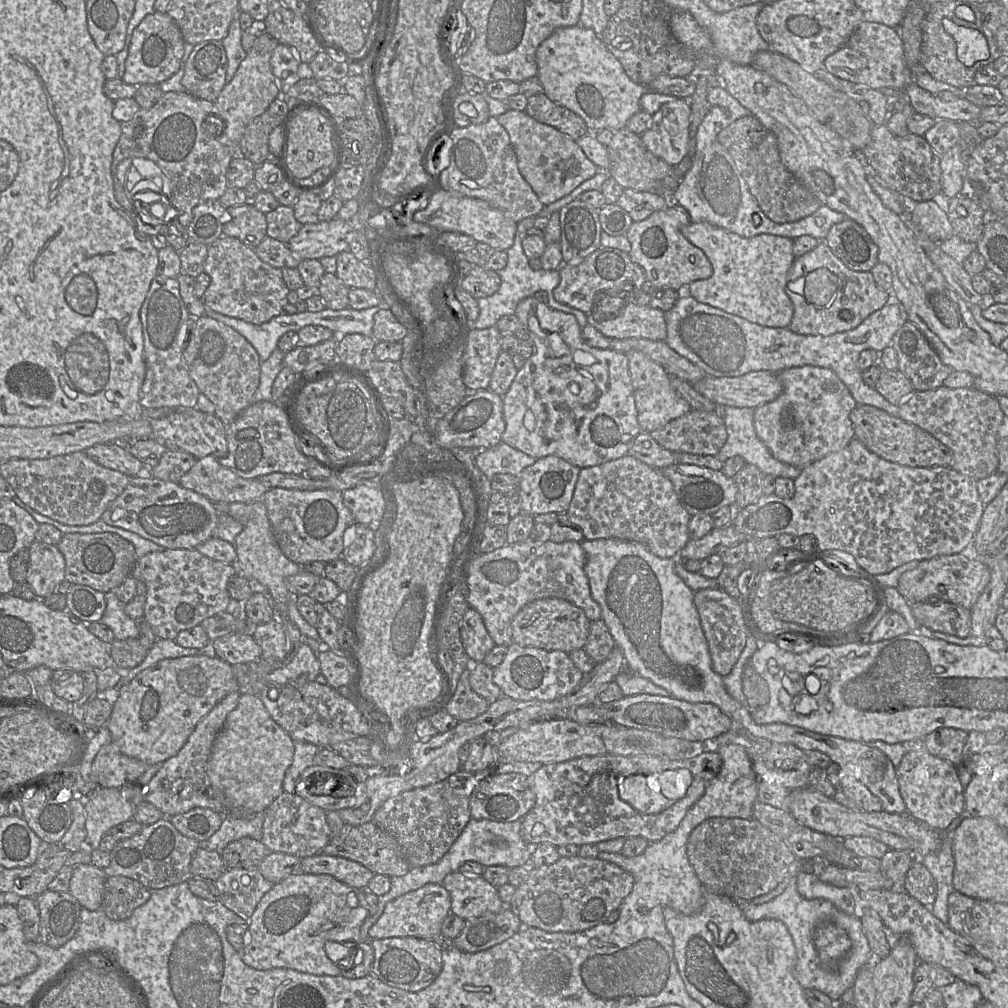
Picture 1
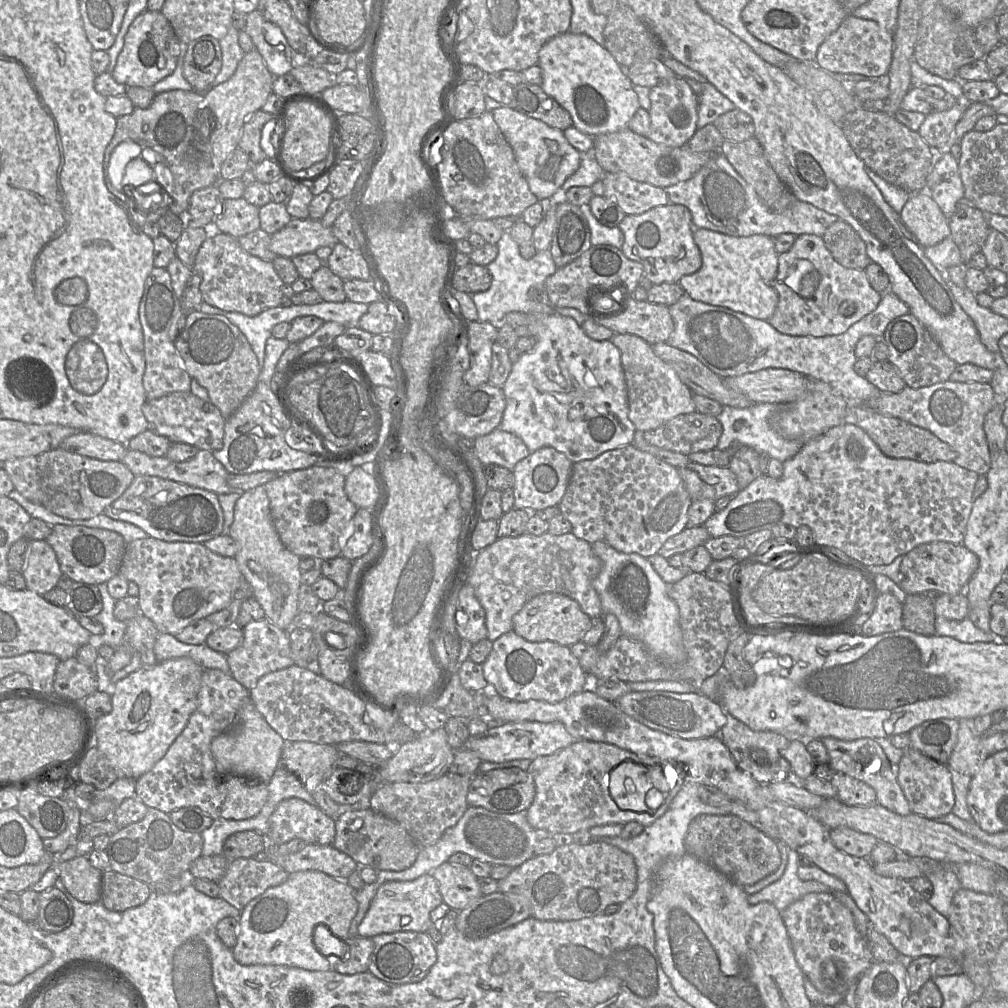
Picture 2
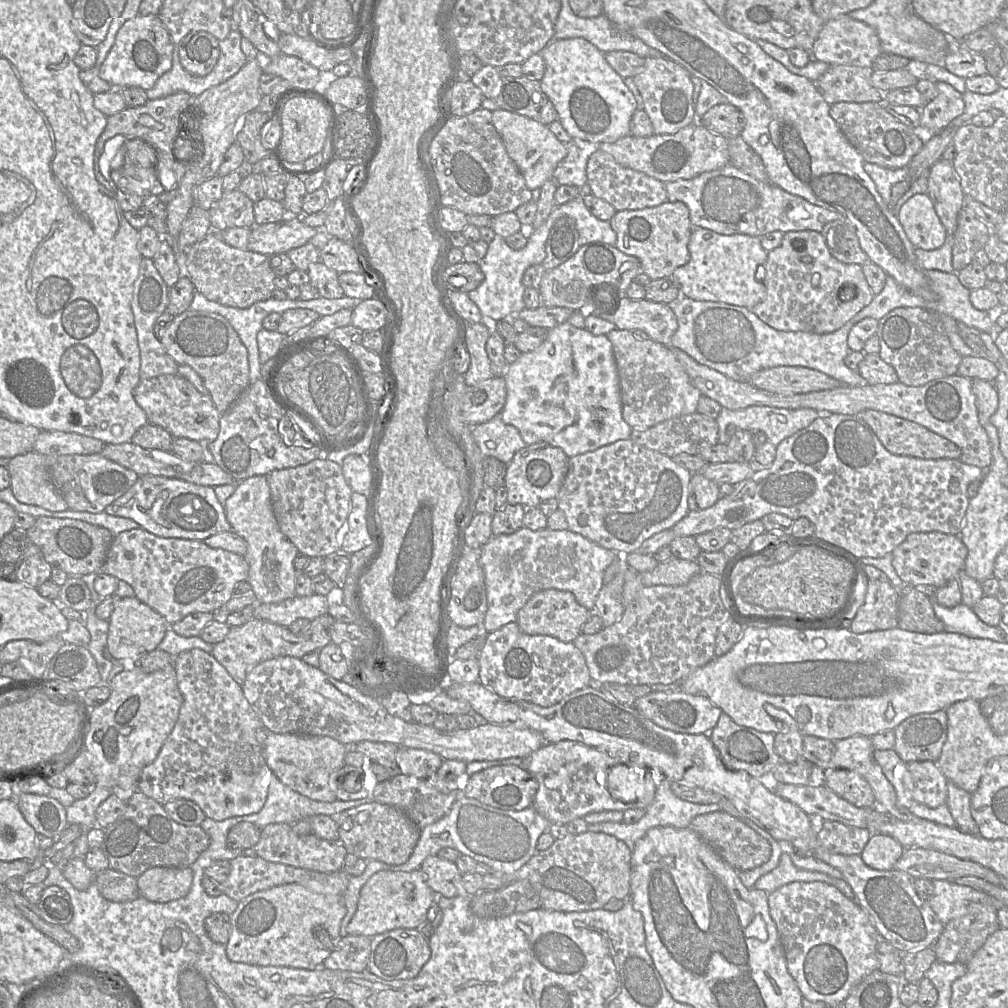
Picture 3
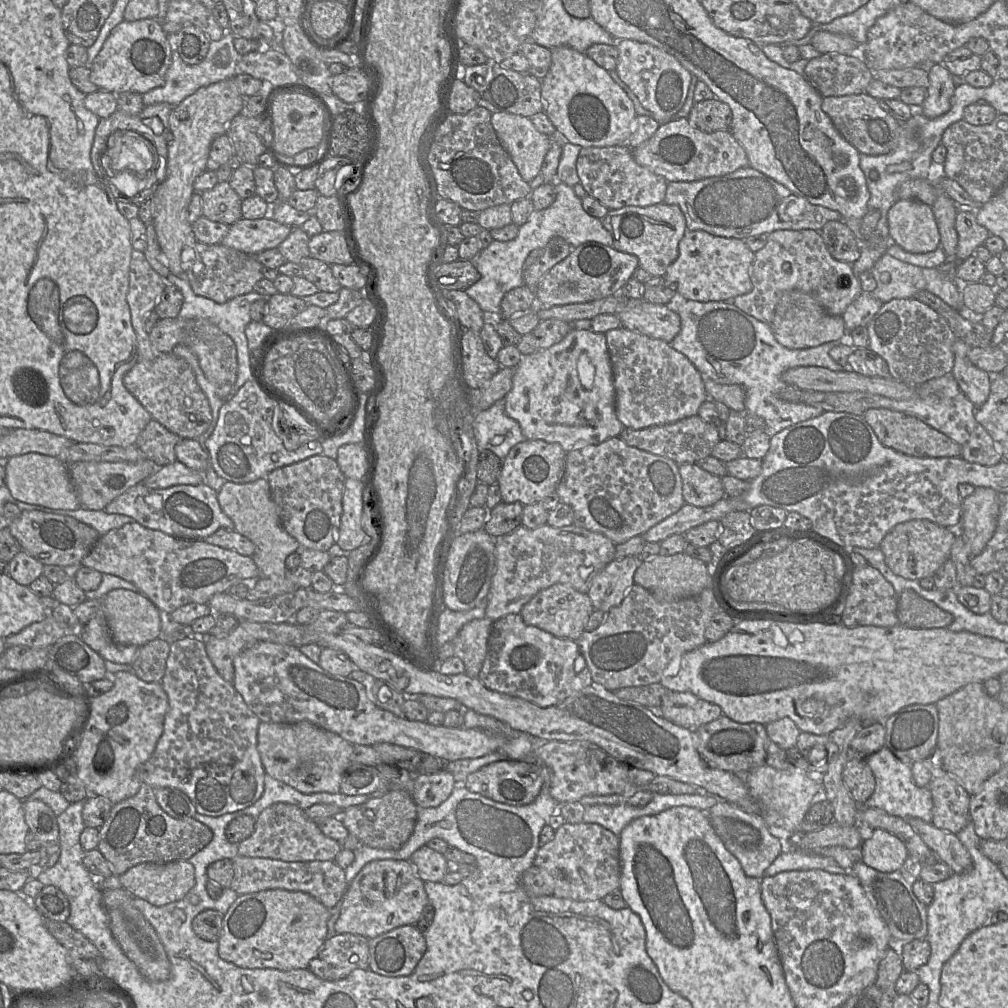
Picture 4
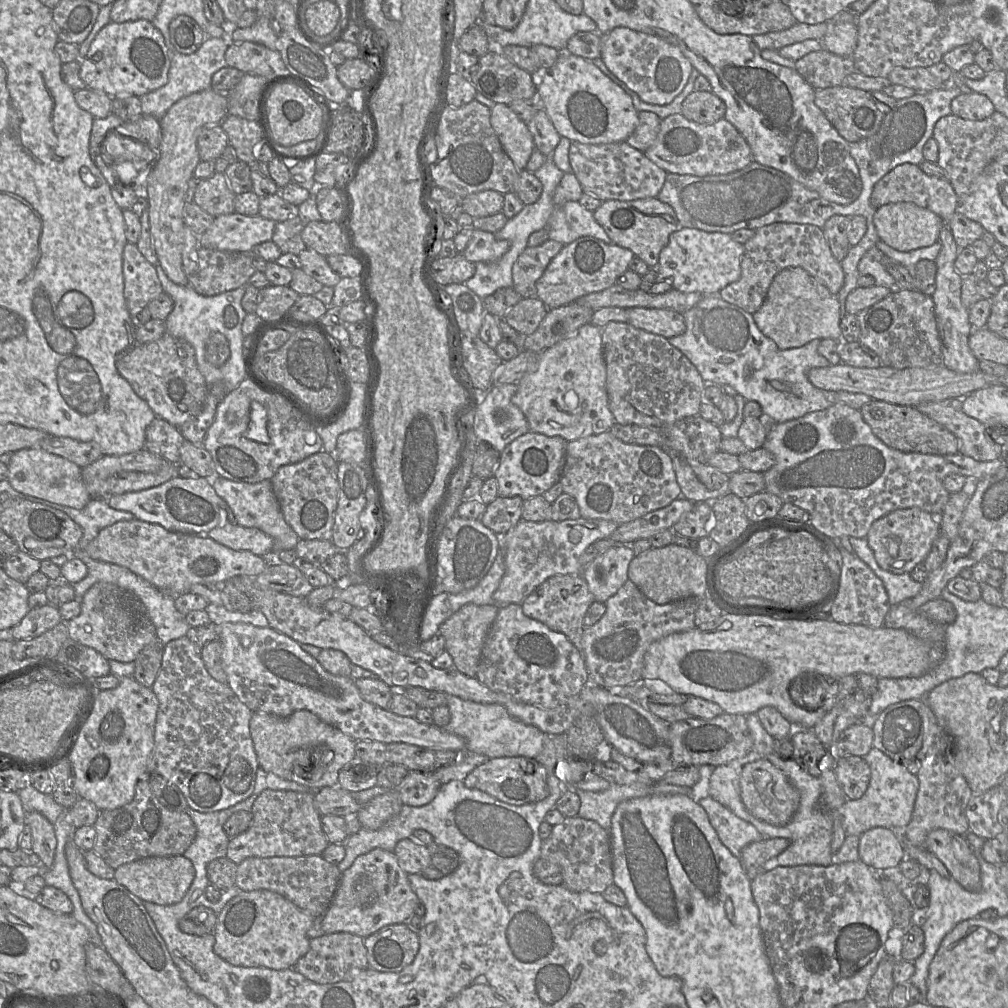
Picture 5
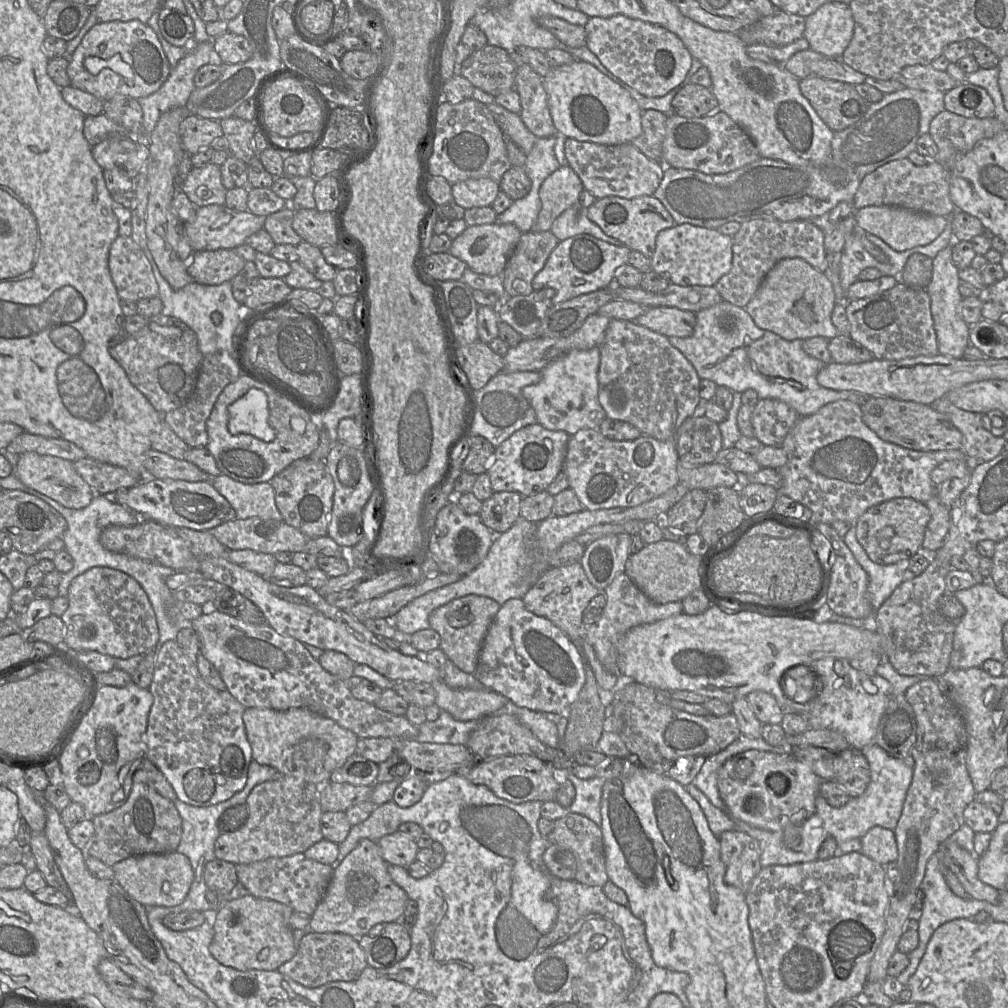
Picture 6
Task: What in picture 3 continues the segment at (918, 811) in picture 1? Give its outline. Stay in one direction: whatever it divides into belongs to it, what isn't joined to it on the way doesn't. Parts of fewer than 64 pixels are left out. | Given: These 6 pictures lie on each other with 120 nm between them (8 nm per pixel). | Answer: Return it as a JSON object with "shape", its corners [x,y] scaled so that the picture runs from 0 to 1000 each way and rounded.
{"shape":[[[926,755],[898,757],[896,776],[910,796],[930,802],[938,798],[940,774]]]}

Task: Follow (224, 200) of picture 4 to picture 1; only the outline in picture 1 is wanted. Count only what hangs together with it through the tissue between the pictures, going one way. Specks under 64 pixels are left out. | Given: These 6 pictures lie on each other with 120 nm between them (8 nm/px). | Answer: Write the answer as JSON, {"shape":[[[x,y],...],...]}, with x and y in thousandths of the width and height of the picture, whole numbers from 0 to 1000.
{"shape":[[[240,203],[224,206],[224,218],[220,223],[220,232],[236,236],[246,245],[253,247],[265,234],[264,213],[252,203]]]}

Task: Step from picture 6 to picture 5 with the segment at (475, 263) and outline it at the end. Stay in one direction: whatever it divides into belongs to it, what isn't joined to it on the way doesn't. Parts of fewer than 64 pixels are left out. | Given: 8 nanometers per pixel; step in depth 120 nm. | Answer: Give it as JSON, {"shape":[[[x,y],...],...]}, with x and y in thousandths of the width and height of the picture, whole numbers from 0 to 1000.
{"shape":[[[469,228],[467,237],[459,249],[459,254],[468,261],[495,258],[506,246],[503,238],[493,238],[490,231]]]}

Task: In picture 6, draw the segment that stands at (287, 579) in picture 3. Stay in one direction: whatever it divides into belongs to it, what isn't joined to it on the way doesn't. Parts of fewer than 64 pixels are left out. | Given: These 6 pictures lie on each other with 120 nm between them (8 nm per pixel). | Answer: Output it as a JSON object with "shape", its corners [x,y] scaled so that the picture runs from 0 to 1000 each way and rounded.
{"shape":[[[221,470],[209,473],[209,479],[229,500],[236,515],[257,513],[281,516],[273,500],[273,487],[269,479],[244,480]]]}

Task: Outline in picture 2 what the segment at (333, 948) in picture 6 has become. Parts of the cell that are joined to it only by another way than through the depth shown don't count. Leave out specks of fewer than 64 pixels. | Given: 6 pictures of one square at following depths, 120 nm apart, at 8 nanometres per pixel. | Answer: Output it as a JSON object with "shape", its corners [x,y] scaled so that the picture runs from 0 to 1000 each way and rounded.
{"shape":[[[347,930],[343,935],[343,949],[330,954],[329,961],[337,966],[353,966],[365,961],[370,935],[364,930]]]}

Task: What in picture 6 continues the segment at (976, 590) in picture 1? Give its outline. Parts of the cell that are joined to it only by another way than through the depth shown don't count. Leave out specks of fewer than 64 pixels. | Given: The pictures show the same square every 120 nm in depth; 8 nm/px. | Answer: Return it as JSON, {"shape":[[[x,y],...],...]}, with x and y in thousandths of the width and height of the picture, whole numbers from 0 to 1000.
{"shape":[[[901,493],[880,496],[863,503],[847,521],[849,533],[861,553],[868,559],[899,559],[915,543],[923,508],[917,499]]]}

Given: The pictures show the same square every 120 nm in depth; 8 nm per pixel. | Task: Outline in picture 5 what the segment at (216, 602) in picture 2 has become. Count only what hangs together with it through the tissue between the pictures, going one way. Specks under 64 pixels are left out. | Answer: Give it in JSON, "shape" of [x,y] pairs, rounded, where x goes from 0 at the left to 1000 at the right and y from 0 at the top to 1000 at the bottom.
{"shape":[[[137,515],[118,517],[102,524],[84,544],[84,549],[93,556],[127,563],[162,588],[174,593],[188,588],[193,579],[220,579],[234,571],[255,572],[266,561],[266,555],[255,552],[248,547],[231,546],[206,533],[167,527],[157,520]]]}

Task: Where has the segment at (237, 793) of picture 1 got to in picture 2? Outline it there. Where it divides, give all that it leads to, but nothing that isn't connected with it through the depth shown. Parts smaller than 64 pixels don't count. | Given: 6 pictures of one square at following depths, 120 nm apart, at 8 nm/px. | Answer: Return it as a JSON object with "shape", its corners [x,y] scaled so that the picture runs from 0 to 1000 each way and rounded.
{"shape":[[[248,693],[237,703],[234,717],[211,733],[209,747],[216,768],[240,770],[266,778],[273,764],[279,758],[282,736],[282,733],[265,717]]]}

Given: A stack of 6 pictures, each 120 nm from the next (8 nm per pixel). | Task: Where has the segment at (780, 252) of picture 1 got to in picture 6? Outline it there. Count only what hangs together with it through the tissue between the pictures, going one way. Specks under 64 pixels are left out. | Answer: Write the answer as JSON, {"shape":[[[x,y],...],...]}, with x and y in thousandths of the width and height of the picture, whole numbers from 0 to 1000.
{"shape":[[[672,222],[655,229],[651,235],[650,250],[645,256],[646,269],[664,272],[666,282],[675,284],[708,284],[726,264],[727,235],[711,227]]]}

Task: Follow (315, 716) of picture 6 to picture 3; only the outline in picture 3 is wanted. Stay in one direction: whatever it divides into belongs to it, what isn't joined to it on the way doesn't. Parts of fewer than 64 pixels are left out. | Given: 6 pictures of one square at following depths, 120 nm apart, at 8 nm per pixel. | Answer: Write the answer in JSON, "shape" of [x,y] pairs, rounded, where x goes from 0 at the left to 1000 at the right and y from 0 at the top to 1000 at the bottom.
{"shape":[[[265,725],[260,750],[267,763],[282,779],[310,794],[329,796],[334,791],[327,779],[327,771],[342,759],[341,752],[346,742],[326,730]]]}

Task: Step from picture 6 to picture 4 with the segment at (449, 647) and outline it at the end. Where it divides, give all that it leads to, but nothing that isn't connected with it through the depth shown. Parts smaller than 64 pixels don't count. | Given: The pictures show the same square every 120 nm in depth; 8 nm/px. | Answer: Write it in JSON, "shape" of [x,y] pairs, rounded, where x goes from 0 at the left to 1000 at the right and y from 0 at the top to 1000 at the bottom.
{"shape":[[[480,612],[470,614],[462,618],[454,629],[446,636],[450,641],[450,651],[456,653],[461,660],[461,669],[474,673],[479,657],[483,649],[483,638],[487,628],[489,615]]]}

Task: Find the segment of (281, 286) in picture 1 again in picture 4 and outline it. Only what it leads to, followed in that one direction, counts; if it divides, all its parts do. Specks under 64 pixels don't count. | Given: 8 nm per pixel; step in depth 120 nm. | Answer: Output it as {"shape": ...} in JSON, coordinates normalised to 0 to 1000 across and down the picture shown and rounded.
{"shape":[[[194,240],[191,247],[185,247],[193,259],[183,258],[183,275],[188,281],[192,291],[215,301],[223,301],[232,295],[252,289],[253,282],[262,276],[261,263],[254,253],[222,244],[221,242],[203,242]]]}

